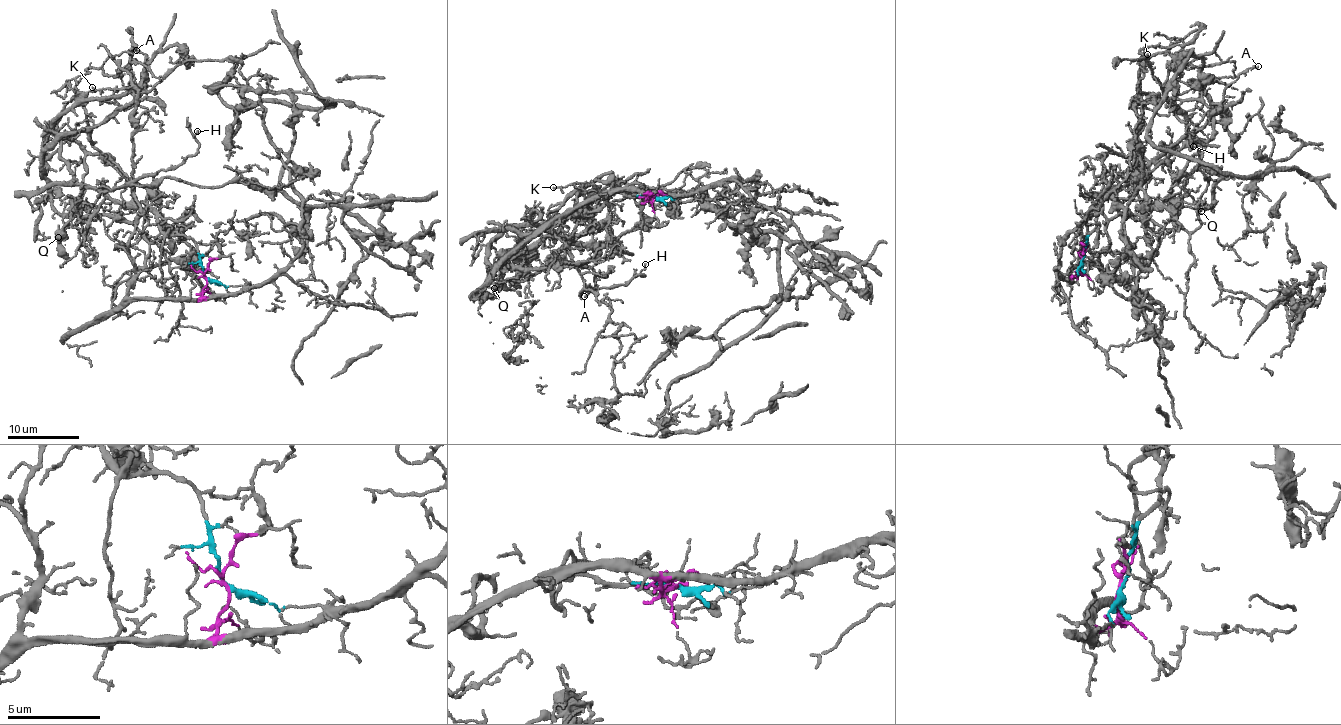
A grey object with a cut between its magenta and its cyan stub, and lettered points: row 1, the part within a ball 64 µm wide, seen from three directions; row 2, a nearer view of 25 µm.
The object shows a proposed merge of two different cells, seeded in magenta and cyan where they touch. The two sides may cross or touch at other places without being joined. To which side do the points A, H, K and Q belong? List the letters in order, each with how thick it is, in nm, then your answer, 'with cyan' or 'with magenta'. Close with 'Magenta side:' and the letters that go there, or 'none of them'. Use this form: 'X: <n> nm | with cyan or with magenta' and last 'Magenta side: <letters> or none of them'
A: 120 nm | with cyan
H: 120 nm | with magenta
K: 120 nm | with magenta
Q: 90 nm | with cyan
Magenta side: H, K

